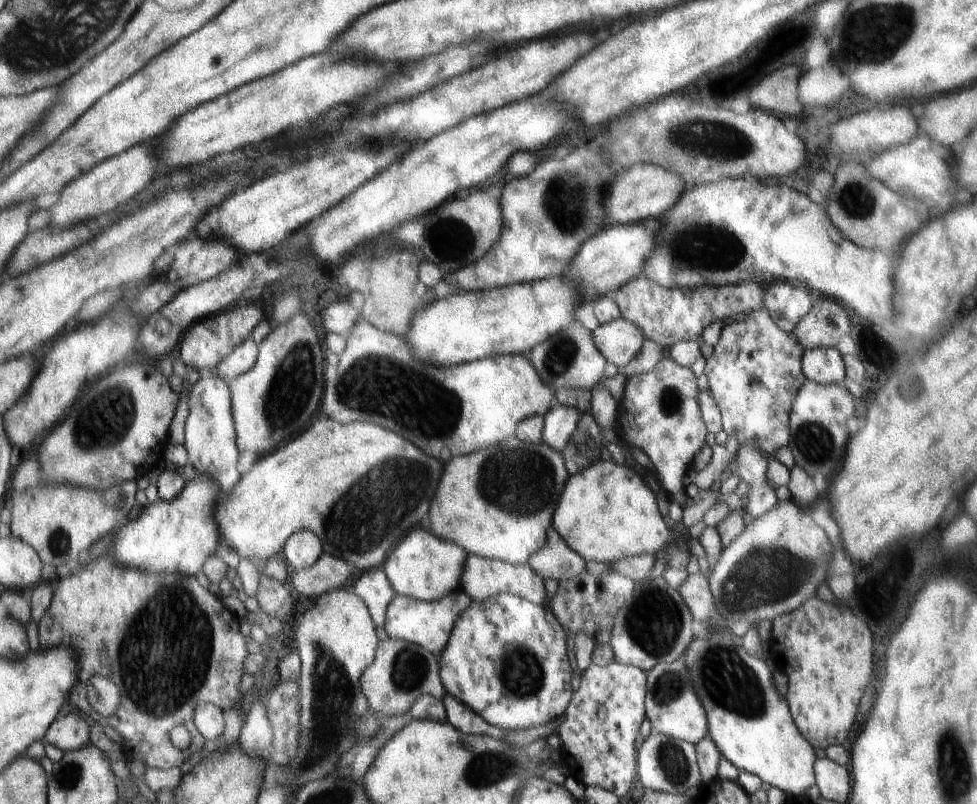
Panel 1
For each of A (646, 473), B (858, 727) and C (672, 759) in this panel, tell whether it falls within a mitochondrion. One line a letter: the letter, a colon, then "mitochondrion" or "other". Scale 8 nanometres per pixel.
A: other
B: other
C: mitochondrion

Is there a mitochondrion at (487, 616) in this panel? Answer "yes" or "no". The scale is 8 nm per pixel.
no

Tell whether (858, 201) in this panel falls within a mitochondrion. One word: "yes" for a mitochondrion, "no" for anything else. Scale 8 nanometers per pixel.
yes

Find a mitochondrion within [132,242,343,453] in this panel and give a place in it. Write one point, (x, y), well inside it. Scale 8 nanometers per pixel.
(291, 389)

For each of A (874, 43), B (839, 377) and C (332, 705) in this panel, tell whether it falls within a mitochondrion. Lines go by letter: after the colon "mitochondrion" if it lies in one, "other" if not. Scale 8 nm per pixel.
A: mitochondrion
B: other
C: mitochondrion

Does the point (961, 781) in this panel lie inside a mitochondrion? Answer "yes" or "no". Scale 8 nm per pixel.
yes

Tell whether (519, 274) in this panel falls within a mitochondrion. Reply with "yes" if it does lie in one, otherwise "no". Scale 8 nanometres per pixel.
no

